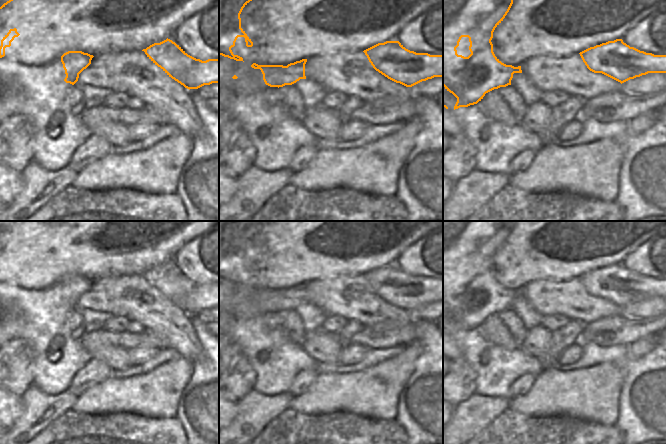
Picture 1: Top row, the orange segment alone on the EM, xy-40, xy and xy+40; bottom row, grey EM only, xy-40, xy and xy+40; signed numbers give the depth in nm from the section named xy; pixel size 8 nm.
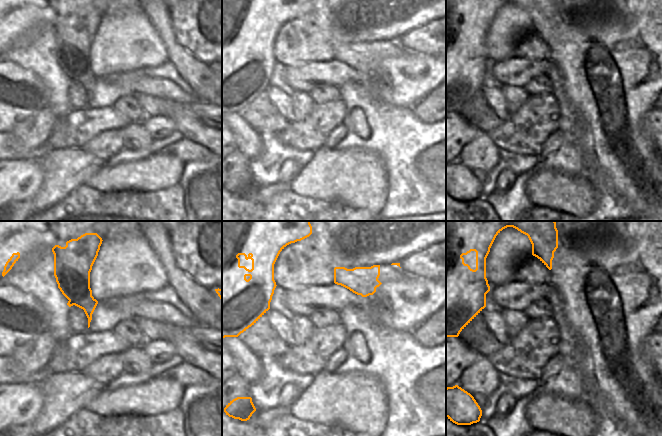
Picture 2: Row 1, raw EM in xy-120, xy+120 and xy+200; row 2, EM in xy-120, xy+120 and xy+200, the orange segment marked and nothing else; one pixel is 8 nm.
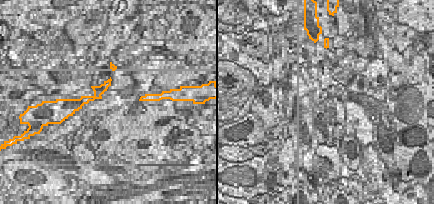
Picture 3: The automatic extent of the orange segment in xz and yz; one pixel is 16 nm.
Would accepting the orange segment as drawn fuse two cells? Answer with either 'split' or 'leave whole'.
leave whole

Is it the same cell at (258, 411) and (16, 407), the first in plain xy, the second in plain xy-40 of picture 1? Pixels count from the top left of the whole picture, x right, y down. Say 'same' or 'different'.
different

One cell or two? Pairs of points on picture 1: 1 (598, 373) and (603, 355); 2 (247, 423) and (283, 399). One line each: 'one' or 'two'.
1: two
2: one

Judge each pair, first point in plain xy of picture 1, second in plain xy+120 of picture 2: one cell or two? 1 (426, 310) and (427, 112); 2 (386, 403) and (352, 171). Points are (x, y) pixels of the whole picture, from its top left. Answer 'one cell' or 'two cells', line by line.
1: two cells
2: one cell

